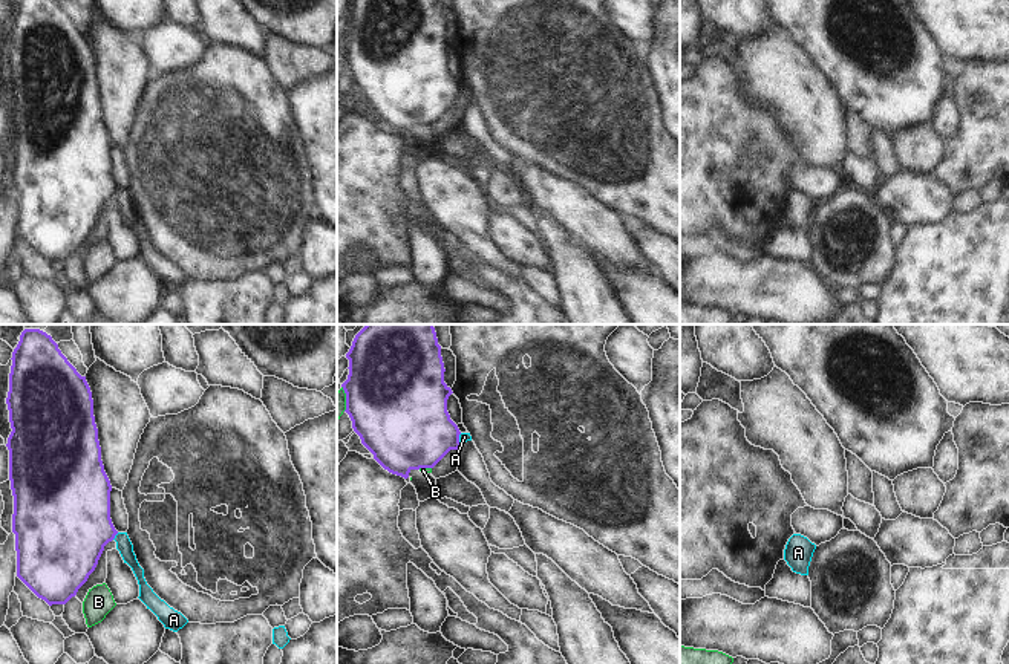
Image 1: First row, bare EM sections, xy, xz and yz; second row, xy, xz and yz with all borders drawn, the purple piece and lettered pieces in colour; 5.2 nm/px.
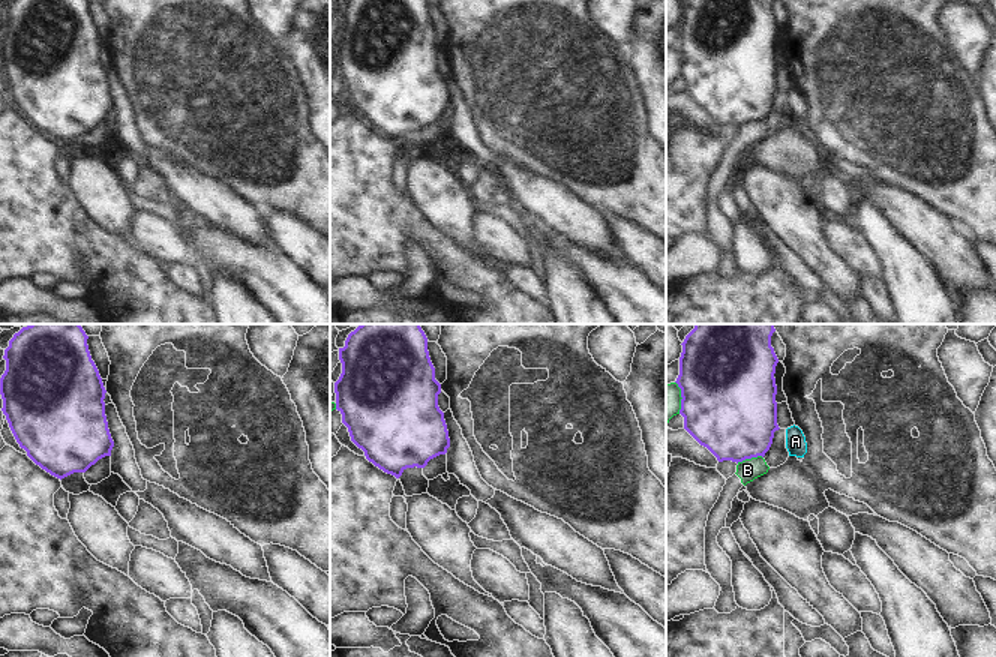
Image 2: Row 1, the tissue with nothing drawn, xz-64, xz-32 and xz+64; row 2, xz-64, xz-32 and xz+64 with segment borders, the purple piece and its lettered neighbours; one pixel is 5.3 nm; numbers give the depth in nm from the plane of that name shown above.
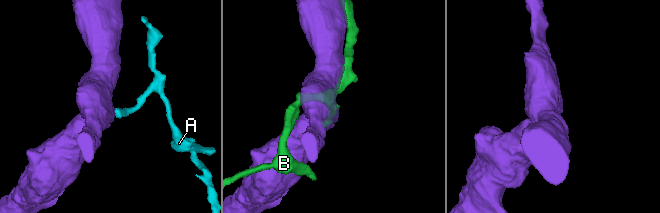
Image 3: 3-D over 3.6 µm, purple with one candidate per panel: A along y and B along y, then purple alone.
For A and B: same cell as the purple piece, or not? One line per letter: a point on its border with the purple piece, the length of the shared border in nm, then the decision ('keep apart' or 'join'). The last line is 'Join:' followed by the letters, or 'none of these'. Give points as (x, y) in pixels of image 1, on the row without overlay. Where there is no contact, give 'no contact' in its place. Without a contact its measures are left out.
A: xy (115, 192) | 50 nm | keep apart
B: xz (346, 55) | 140 nm | keep apart
Join: none of these

